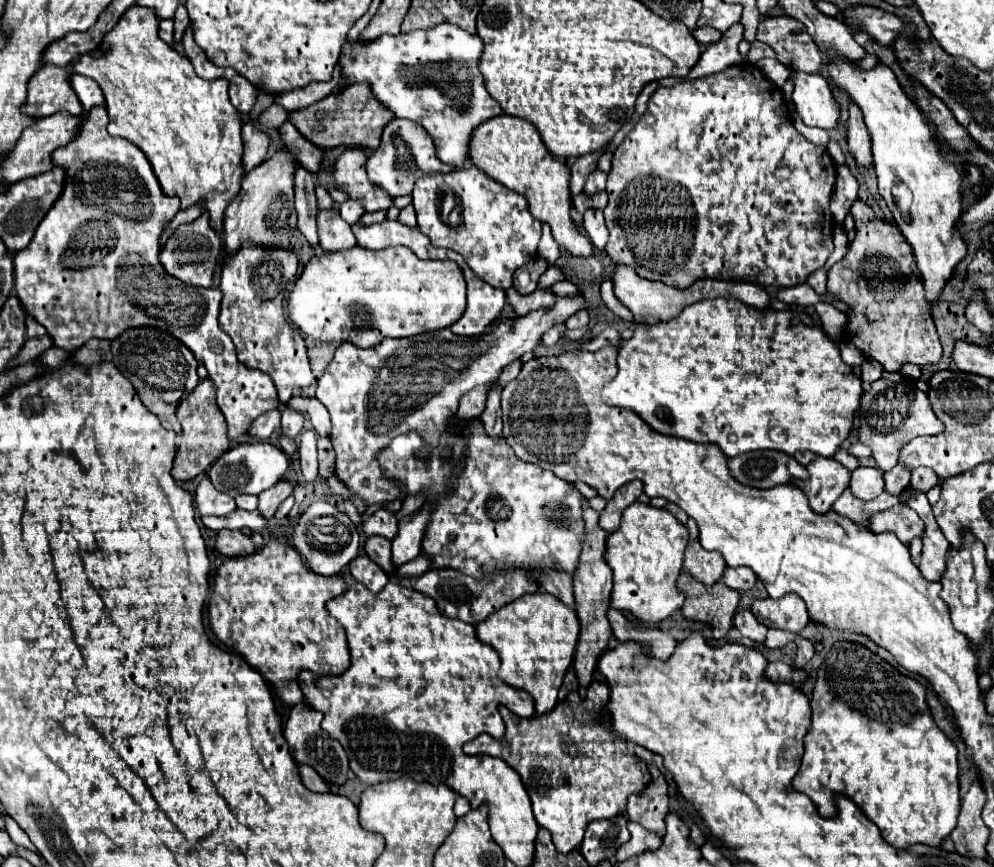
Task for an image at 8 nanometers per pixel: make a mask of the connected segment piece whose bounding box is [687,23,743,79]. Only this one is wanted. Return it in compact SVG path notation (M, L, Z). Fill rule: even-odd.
M735 23L729 31L721 35L719 43L713 43L703 51L699 63L691 69L687 79L697 79L703 75L719 73L719 71L725 71L727 67L733 67L735 63L743 63L743 57L737 49L741 39L743 39L743 25Z

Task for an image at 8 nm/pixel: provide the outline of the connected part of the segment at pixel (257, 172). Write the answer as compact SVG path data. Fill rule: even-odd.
M281 149L243 177L239 195L229 203L225 211L225 223L223 223L225 255L233 255L241 247L241 243L249 239L255 243L289 249L289 241L297 231L297 213L293 207L295 167L297 167L295 155L287 149Z

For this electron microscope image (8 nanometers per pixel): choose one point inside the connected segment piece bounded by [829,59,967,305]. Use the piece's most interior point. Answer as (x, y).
(922, 187)

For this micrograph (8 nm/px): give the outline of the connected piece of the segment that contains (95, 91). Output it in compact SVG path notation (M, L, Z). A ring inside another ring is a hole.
M73 75L71 77L71 85L73 85L77 97L81 99L85 111L89 111L91 107L103 107L105 105L103 93L101 93L99 85L93 79L83 77L83 75Z

